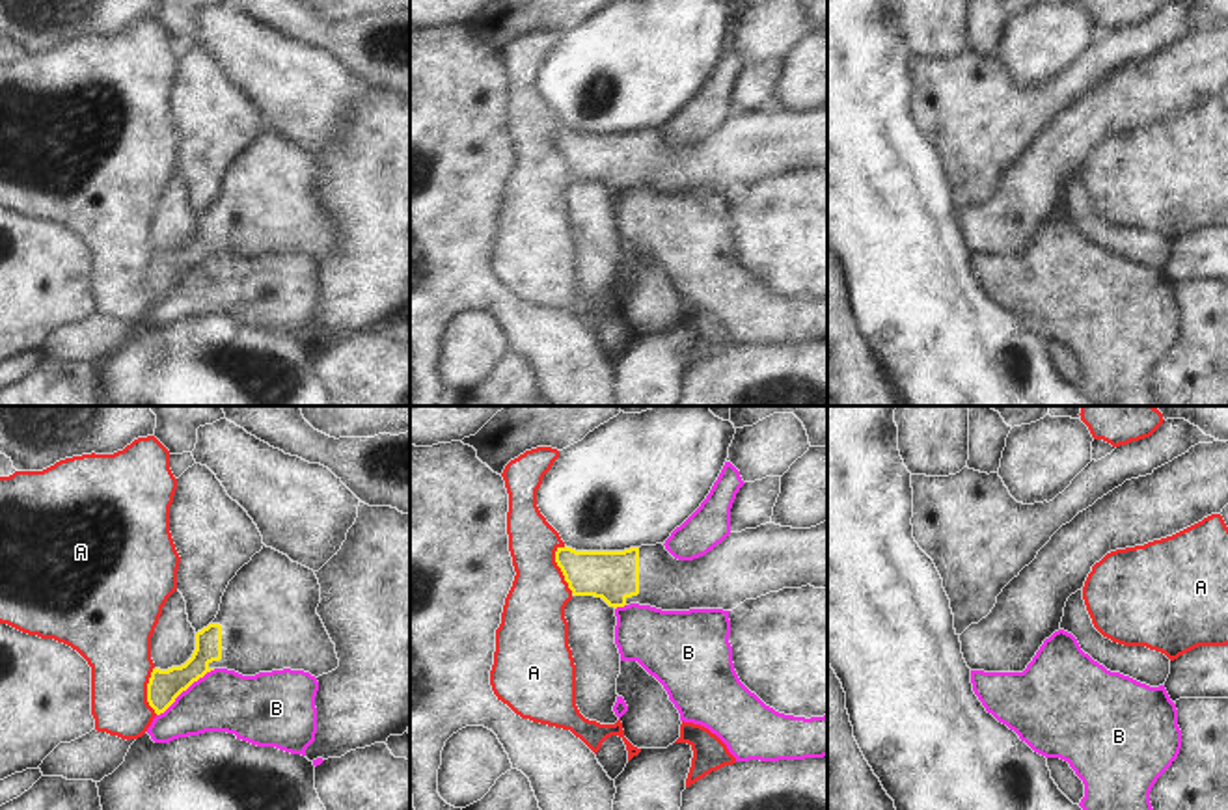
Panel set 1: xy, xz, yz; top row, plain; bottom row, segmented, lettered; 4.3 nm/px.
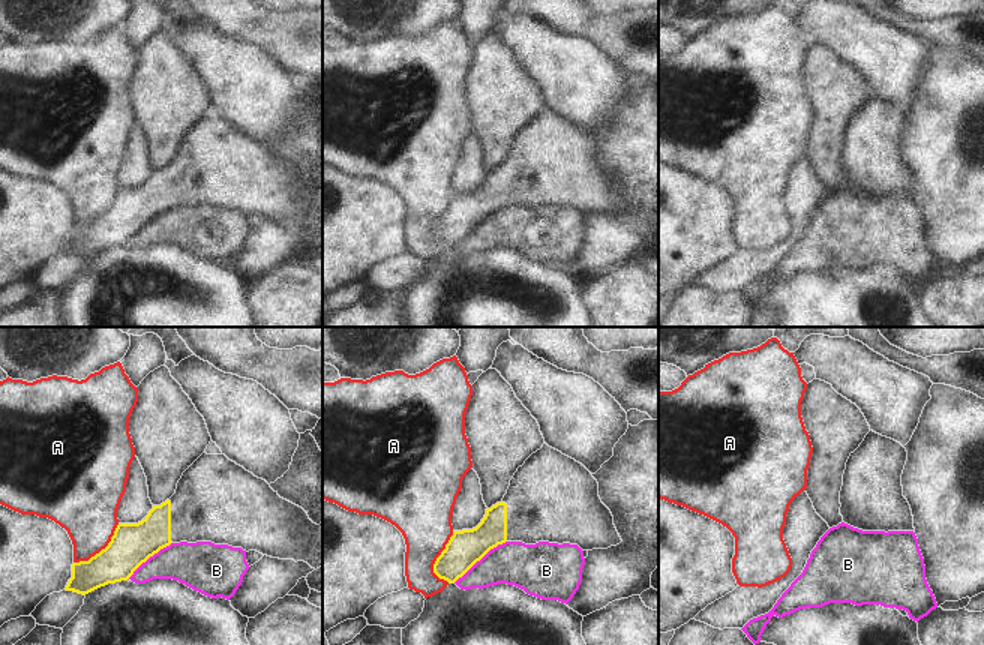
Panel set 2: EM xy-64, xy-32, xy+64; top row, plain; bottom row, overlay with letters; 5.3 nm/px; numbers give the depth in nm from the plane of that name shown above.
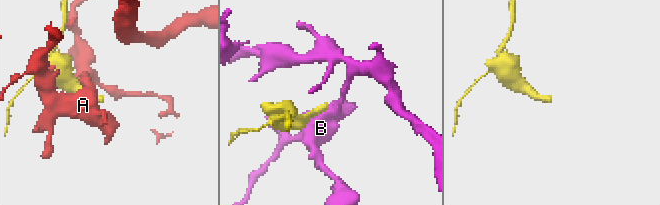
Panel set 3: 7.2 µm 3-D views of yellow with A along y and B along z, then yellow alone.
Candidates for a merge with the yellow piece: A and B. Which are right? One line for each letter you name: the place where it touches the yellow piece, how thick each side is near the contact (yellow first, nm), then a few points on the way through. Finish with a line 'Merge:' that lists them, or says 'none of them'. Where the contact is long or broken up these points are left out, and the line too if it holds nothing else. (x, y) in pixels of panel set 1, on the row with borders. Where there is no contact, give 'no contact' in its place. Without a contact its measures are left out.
Merge: none of them

